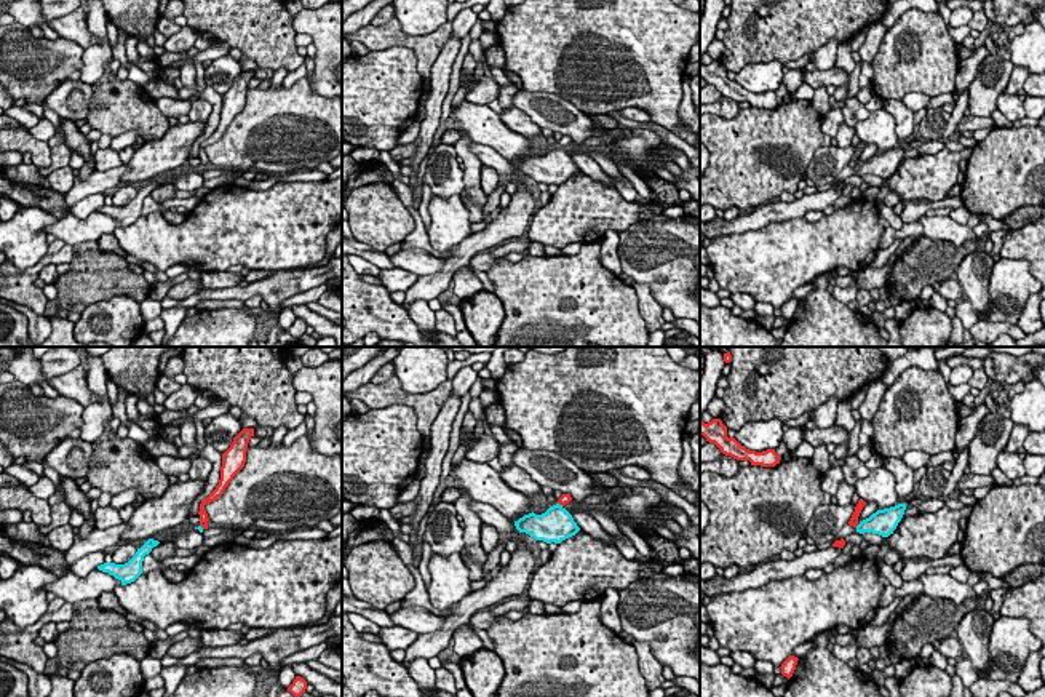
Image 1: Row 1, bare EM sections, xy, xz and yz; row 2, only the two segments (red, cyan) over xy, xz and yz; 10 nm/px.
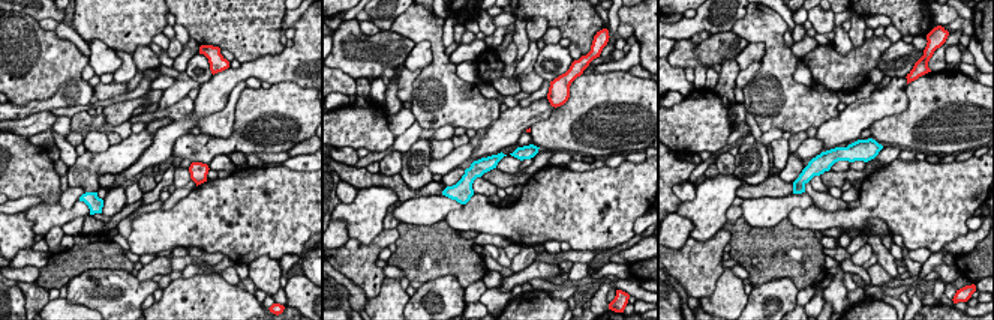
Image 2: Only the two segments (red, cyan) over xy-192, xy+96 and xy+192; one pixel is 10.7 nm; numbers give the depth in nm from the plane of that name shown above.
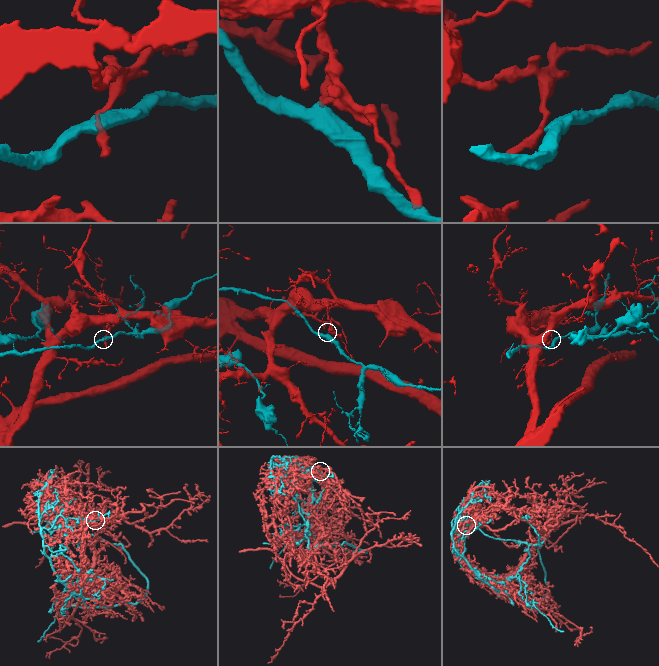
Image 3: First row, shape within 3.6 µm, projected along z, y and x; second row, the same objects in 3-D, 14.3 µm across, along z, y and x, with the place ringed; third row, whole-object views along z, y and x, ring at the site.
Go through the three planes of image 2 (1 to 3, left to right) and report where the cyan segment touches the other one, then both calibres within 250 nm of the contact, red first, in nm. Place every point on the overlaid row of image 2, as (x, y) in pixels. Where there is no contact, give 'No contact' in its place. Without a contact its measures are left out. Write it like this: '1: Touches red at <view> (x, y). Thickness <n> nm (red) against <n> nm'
1: No contact
2: No contact
3: No contact

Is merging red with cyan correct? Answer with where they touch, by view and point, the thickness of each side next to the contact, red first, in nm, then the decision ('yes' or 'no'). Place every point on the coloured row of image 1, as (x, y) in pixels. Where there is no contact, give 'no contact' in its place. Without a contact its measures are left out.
xz (560, 504) | 100/340 nm | no

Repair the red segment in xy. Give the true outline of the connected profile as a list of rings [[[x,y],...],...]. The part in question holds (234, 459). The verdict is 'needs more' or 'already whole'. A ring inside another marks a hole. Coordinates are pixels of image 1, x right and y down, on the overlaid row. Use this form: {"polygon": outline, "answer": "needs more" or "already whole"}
{"polygon": [[[243,428],[235,438],[230,448],[222,454],[222,467],[221,467],[221,480],[216,489],[200,504],[200,526],[203,529],[208,529],[208,513],[205,510],[205,505],[209,502],[214,502],[217,497],[221,497],[228,486],[228,483],[233,480],[233,476],[244,467],[246,462],[246,451],[248,443],[254,436],[254,428]]], "answer": "already whole"}

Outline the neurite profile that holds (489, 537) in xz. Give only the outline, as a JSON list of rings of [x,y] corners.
[[[483,523],[483,526],[481,526],[483,550],[486,553],[491,553],[499,545],[500,540],[502,540],[502,537],[497,532],[497,529],[494,526],[487,524],[487,523]]]

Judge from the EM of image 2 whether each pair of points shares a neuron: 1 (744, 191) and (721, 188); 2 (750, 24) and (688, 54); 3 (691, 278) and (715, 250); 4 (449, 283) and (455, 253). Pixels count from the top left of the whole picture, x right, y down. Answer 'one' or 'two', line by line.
1: two
2: two
3: one
4: two

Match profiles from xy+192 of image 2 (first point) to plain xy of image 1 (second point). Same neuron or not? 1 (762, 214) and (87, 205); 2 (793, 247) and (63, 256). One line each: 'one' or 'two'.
1: two
2: two

